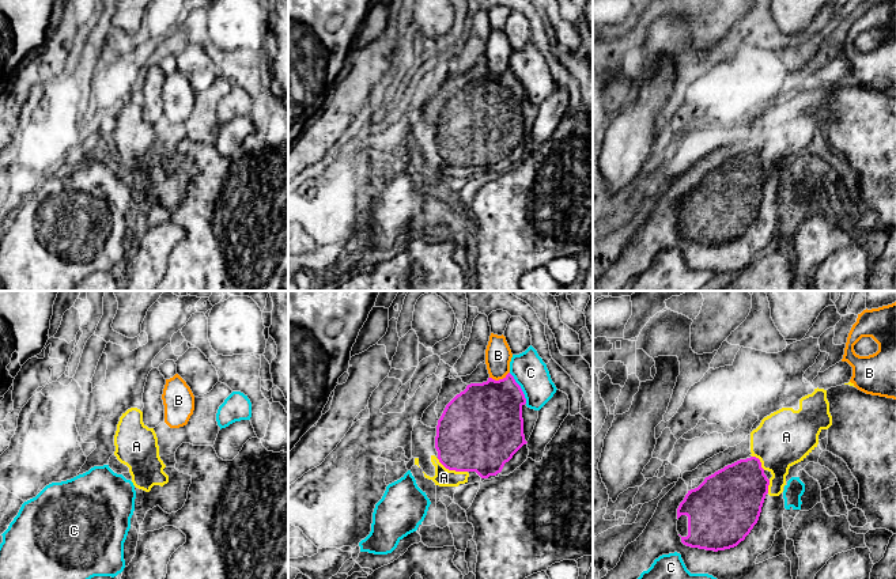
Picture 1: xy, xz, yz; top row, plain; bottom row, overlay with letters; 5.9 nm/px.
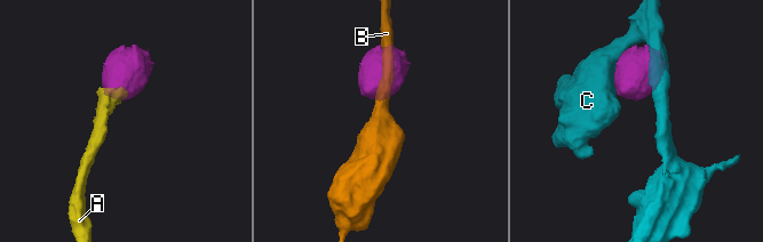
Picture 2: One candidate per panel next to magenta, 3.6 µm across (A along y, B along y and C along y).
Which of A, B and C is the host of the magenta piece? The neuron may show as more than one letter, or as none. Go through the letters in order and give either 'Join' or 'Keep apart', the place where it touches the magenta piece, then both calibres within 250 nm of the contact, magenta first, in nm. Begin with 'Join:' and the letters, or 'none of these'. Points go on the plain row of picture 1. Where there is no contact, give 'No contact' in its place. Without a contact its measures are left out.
Join: A
A: Join. Touches magenta at xz (452, 165). Thickness 440 nm (magenta) against 110 nm
B: Keep apart. Touches magenta at xz (499, 75). Thickness 440 nm (magenta) against 160 nm
C: Keep apart. Touches magenta at xz (520, 83). Thickness 400 nm (magenta) against 200 nm

